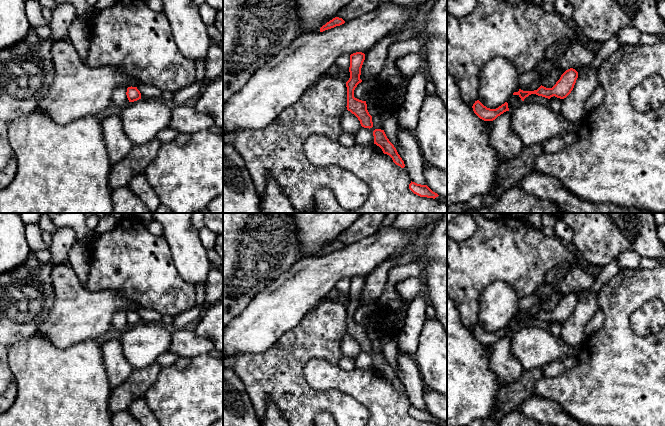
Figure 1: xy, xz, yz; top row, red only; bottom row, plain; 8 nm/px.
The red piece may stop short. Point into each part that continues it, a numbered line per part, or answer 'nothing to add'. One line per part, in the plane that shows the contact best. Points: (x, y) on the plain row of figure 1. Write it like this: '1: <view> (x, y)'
nothing to add

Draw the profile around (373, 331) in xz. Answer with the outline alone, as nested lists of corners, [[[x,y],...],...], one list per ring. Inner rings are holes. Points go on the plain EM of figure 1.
[[[372,321],[366,325],[367,334],[371,340],[377,339],[380,337],[381,332],[376,323],[376,321]]]

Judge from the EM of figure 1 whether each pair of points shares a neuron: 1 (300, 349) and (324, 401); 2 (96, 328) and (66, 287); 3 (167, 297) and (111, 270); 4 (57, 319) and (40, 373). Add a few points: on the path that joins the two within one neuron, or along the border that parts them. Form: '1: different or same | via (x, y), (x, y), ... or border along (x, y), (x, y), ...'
1: same | via (297, 364), (297, 382), (309, 394)
2: same | via (86, 318), (73, 305), (71, 297)
3: same | via (153, 283), (145, 275), (125, 275)
4: different | border along (38, 333), (60, 348), (68, 348), (73, 345)

